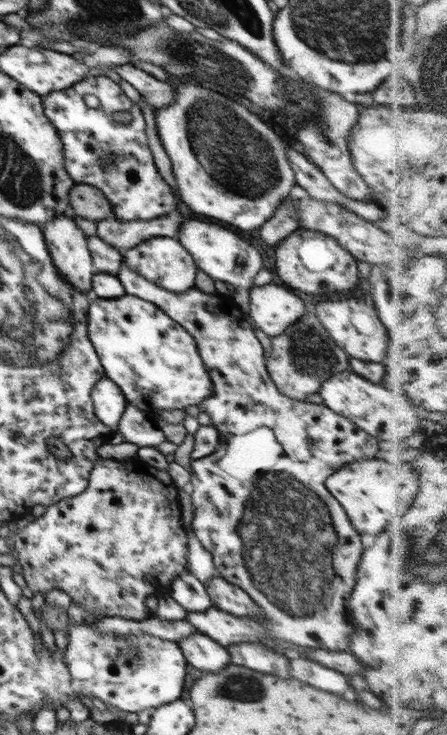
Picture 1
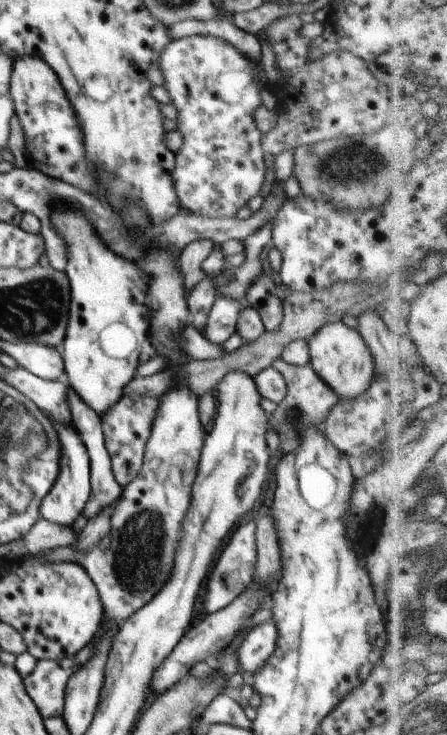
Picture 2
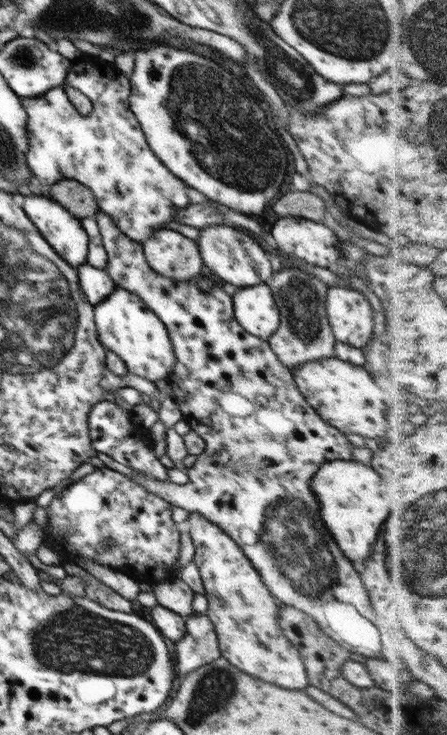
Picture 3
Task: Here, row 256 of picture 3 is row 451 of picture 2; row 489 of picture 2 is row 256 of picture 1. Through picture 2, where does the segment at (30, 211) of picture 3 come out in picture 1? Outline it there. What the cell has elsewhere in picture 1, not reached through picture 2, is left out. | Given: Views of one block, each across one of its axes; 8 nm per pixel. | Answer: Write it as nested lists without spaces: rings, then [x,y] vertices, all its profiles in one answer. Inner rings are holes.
[[[71,213],[46,221],[42,226],[42,232],[56,271],[74,289],[92,292],[95,270],[87,247],[87,236],[78,227]]]

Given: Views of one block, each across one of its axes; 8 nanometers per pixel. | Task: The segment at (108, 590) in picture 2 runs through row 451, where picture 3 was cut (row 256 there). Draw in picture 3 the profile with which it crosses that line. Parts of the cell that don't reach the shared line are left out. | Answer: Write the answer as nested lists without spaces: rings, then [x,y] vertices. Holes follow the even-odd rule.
[[[173,229],[154,231],[143,242],[143,253],[150,268],[168,278],[186,281],[202,270],[196,242]]]

